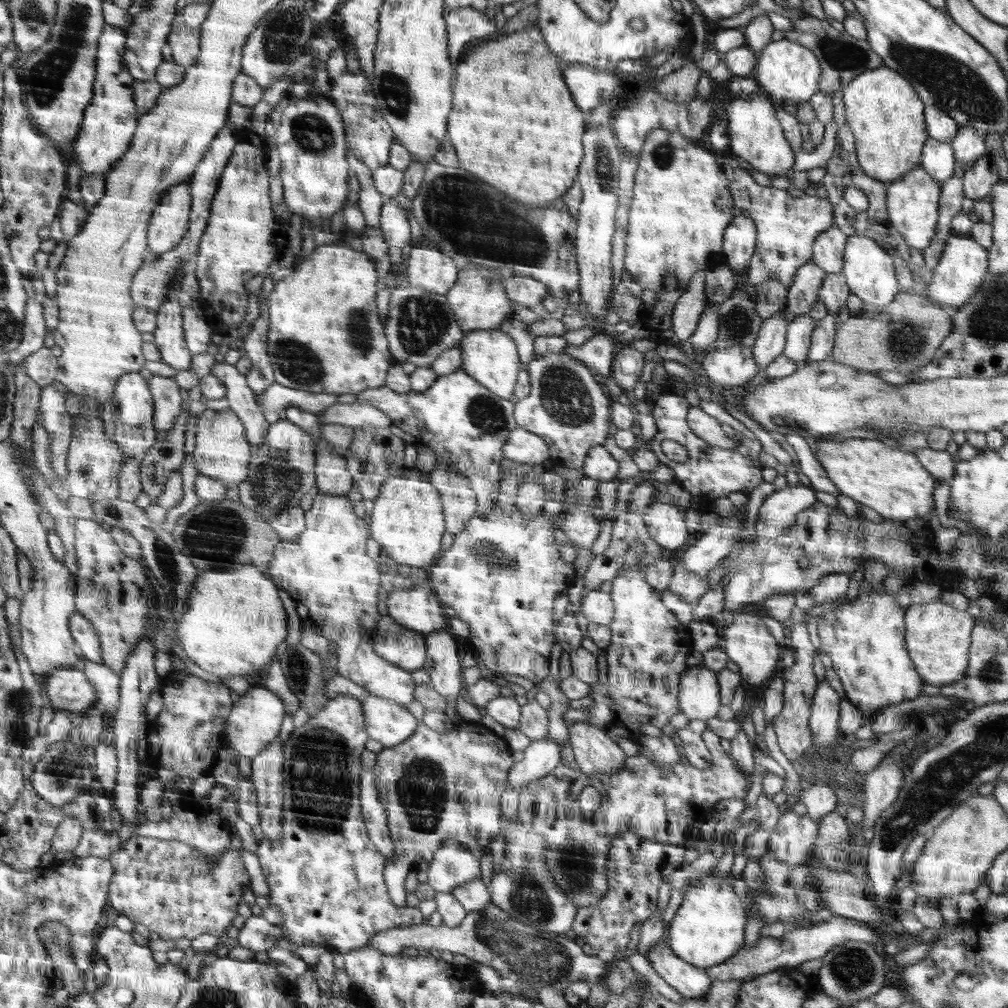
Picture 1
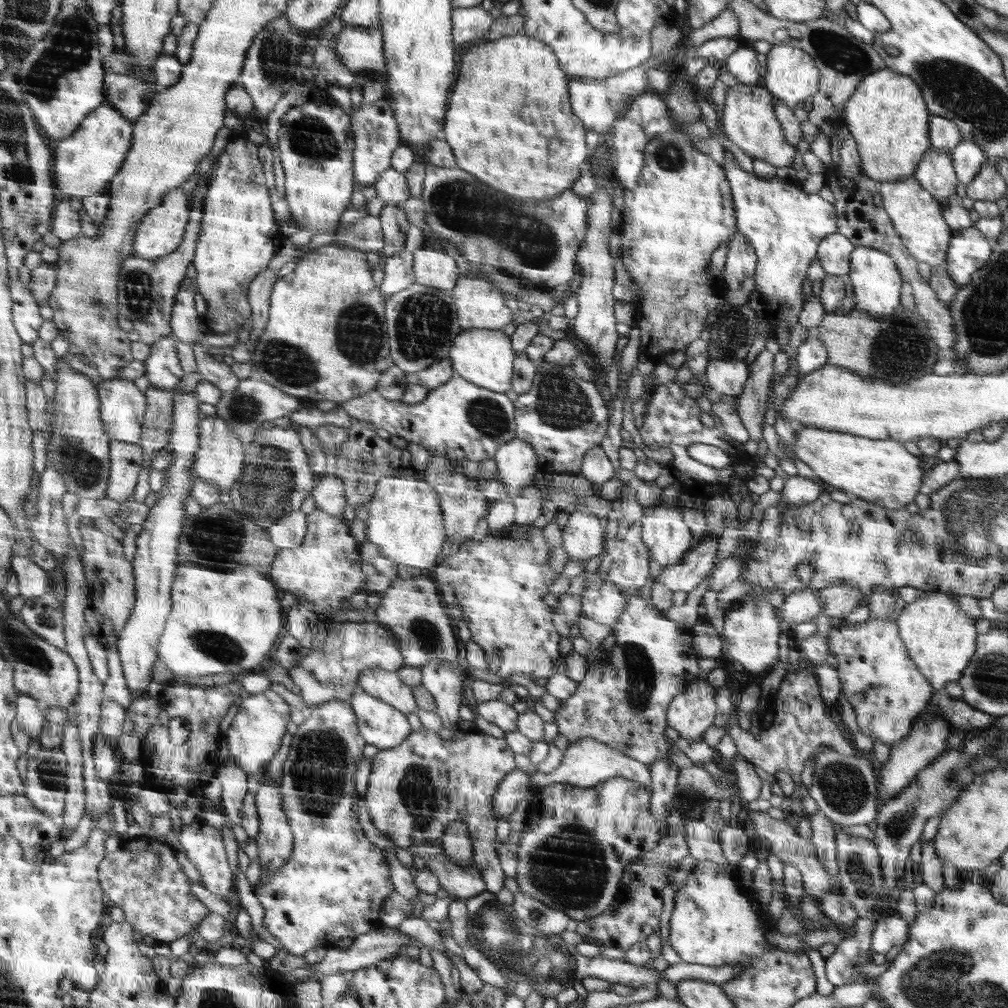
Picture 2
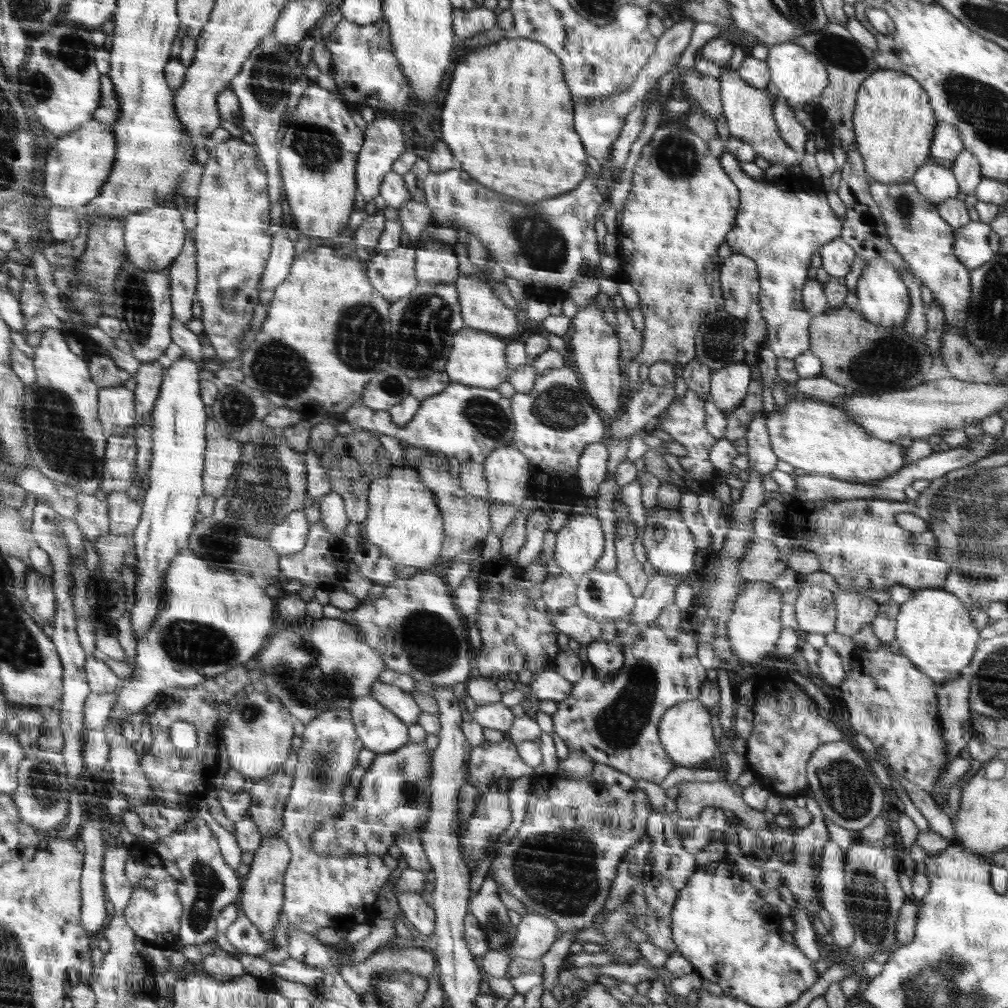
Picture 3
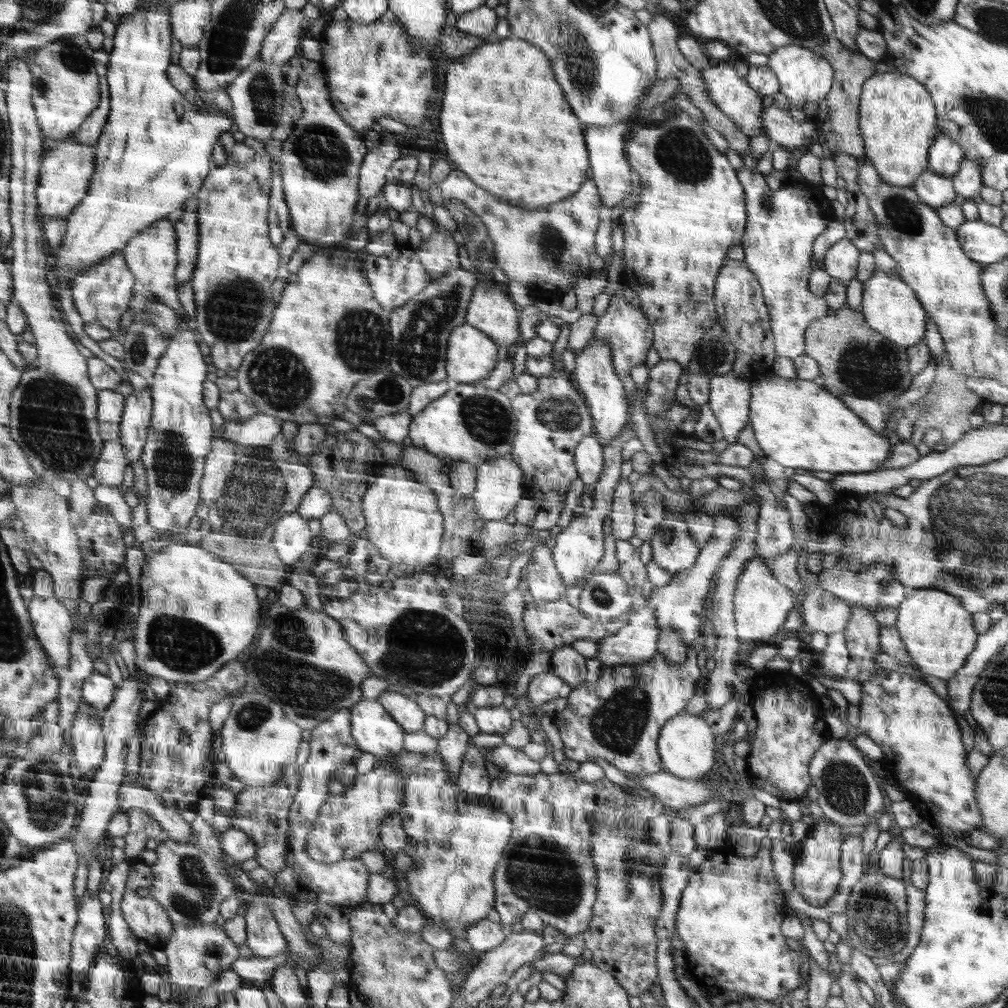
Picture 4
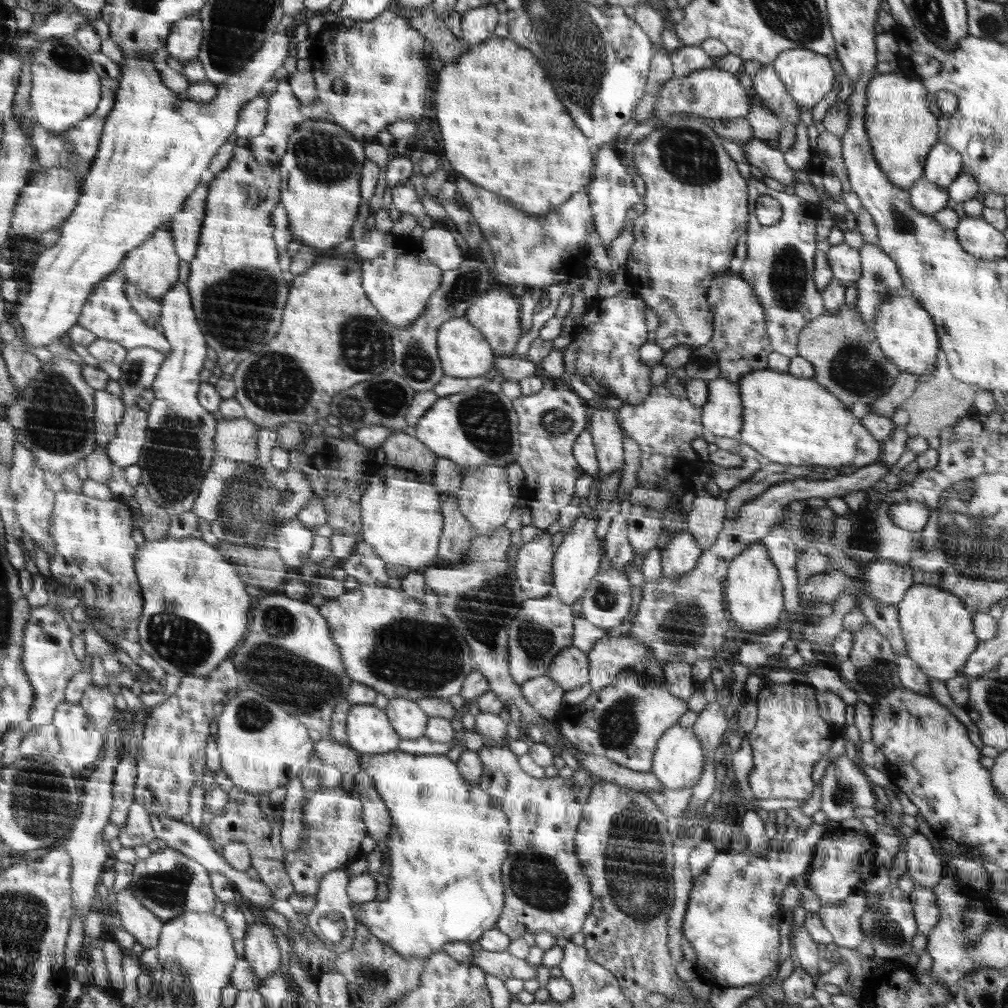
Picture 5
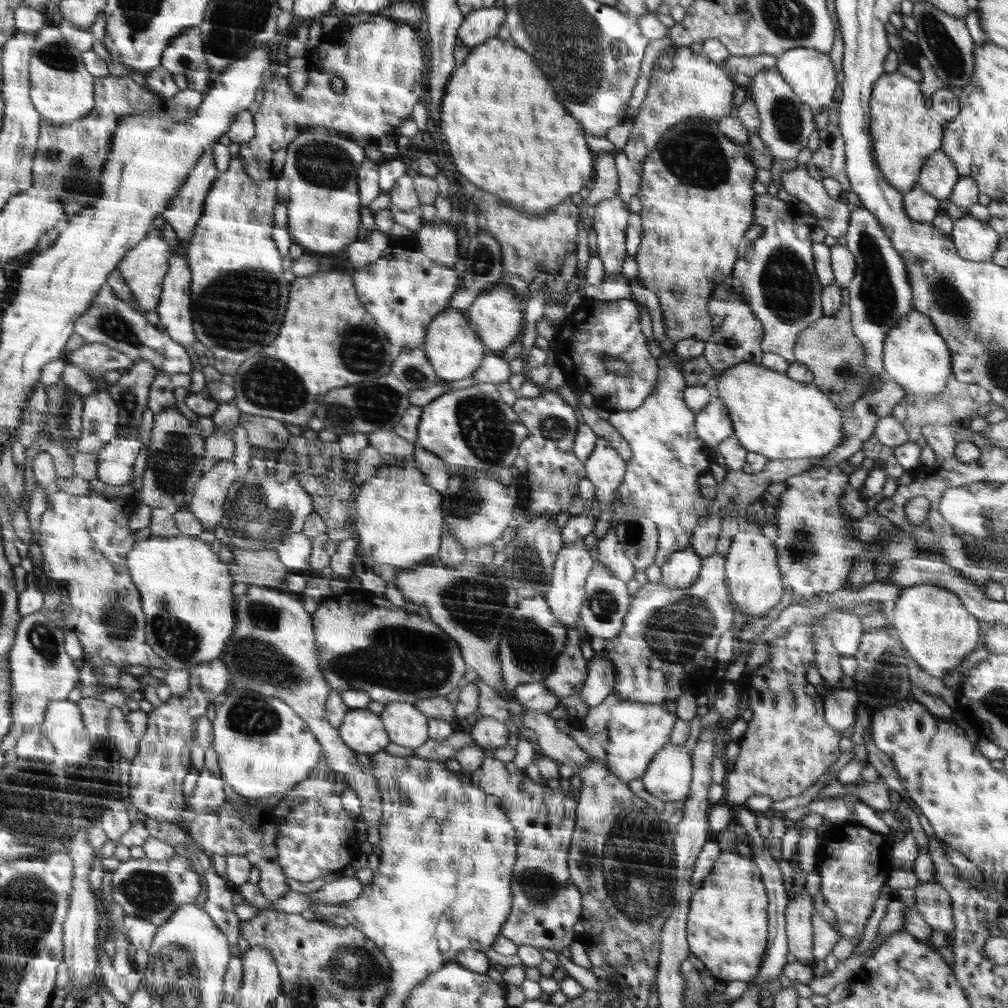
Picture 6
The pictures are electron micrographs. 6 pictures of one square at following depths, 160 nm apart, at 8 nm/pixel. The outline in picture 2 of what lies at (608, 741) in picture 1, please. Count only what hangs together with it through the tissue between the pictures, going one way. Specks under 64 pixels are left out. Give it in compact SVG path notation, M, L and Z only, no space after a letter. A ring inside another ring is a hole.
M584 737L570 743L563 752L561 764L550 774L543 774L538 771L530 776L531 785L540 785L545 787L552 783L570 783L571 785L580 785L584 788L596 786L610 778L623 777L627 780L636 781L651 790L650 772L642 762L624 756L622 751L613 749L603 742L597 741L592 737Z

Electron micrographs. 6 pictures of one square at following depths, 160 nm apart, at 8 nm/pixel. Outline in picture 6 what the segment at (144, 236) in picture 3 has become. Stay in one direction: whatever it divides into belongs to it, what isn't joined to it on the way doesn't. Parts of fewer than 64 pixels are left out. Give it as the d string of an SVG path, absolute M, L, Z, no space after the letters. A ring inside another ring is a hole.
M152 228L145 239L128 251L125 258L119 263L117 269L121 272L126 286L130 288L135 300L134 306L138 306L138 310L145 313L154 311L159 306L163 293L164 280L162 278L167 276L170 260L170 246L166 244L161 233Z

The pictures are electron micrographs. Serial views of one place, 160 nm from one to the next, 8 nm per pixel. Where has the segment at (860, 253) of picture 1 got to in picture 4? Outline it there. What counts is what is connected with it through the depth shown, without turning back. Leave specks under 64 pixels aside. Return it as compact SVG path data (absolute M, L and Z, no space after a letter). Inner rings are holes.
M875 270L870 280L863 283L864 298L862 299L862 313L867 324L888 340L908 347L919 343L925 337L926 311L922 301L916 297L910 285L889 273Z

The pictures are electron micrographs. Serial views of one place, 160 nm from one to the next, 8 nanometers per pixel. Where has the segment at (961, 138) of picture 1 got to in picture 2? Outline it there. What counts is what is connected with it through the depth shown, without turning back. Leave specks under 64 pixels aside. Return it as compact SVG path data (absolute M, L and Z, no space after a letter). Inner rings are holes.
M962 140L948 154L952 158L957 180L965 185L973 182L974 176L982 170L985 163L984 154L978 145L970 140Z

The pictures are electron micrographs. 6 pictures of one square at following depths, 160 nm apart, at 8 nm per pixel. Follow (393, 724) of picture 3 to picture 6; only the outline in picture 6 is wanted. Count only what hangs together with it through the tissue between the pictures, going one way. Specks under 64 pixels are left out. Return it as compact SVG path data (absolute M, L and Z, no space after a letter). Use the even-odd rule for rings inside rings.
M367 708L350 710L338 728L348 748L368 755L384 751L392 742L380 717Z

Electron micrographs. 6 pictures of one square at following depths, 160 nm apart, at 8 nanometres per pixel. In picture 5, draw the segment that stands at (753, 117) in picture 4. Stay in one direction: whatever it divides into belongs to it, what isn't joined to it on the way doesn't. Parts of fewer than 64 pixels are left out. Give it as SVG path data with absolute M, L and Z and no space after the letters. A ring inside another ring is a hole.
M704 68L691 72L685 78L668 79L659 92L652 114L655 113L660 118L656 128L659 129L672 118L672 115L678 115L678 112L693 112L707 120L746 118L751 110L750 104L752 104L752 96L744 92L744 88L740 86L734 74L730 74L726 69Z

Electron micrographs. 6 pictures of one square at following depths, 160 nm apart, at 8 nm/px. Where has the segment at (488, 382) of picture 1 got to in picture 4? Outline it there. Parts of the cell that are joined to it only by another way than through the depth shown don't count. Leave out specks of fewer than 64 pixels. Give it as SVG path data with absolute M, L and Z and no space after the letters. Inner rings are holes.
M465 322L453 329L447 348L447 376L458 383L486 380L498 362L498 343Z

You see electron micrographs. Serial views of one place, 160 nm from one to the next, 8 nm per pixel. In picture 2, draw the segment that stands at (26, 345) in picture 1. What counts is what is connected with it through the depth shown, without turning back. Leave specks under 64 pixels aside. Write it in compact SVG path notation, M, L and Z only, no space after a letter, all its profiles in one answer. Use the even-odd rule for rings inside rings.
M20 281L8 283L13 300L13 316L19 336L26 344L33 344L39 338L38 329L42 324L39 304L32 298L30 289Z

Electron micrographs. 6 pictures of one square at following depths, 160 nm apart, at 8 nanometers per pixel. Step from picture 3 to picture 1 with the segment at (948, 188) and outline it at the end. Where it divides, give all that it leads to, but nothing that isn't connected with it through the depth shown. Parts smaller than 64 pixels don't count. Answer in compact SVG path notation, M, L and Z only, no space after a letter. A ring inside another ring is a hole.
M929 139L924 144L920 165L926 170L926 174L930 178L934 178L936 182L940 183L940 188L942 188L942 183L954 176L955 161L951 144L933 139Z

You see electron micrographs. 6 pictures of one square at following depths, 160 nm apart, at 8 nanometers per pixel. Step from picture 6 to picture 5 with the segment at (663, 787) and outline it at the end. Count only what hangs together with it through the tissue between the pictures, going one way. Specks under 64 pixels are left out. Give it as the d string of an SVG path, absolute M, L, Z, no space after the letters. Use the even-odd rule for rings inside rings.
M676 723L676 728L669 728L668 736L664 736L664 740L660 740L660 752L655 753L656 768L652 768L651 772L664 788L690 788L703 776L704 744L692 727L684 728L680 723Z

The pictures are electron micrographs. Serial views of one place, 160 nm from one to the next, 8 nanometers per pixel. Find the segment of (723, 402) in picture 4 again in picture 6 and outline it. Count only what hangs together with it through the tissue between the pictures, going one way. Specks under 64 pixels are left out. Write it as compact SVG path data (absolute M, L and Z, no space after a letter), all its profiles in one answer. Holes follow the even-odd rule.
M711 397L708 404L695 415L695 429L710 447L735 435L728 408L720 397Z

